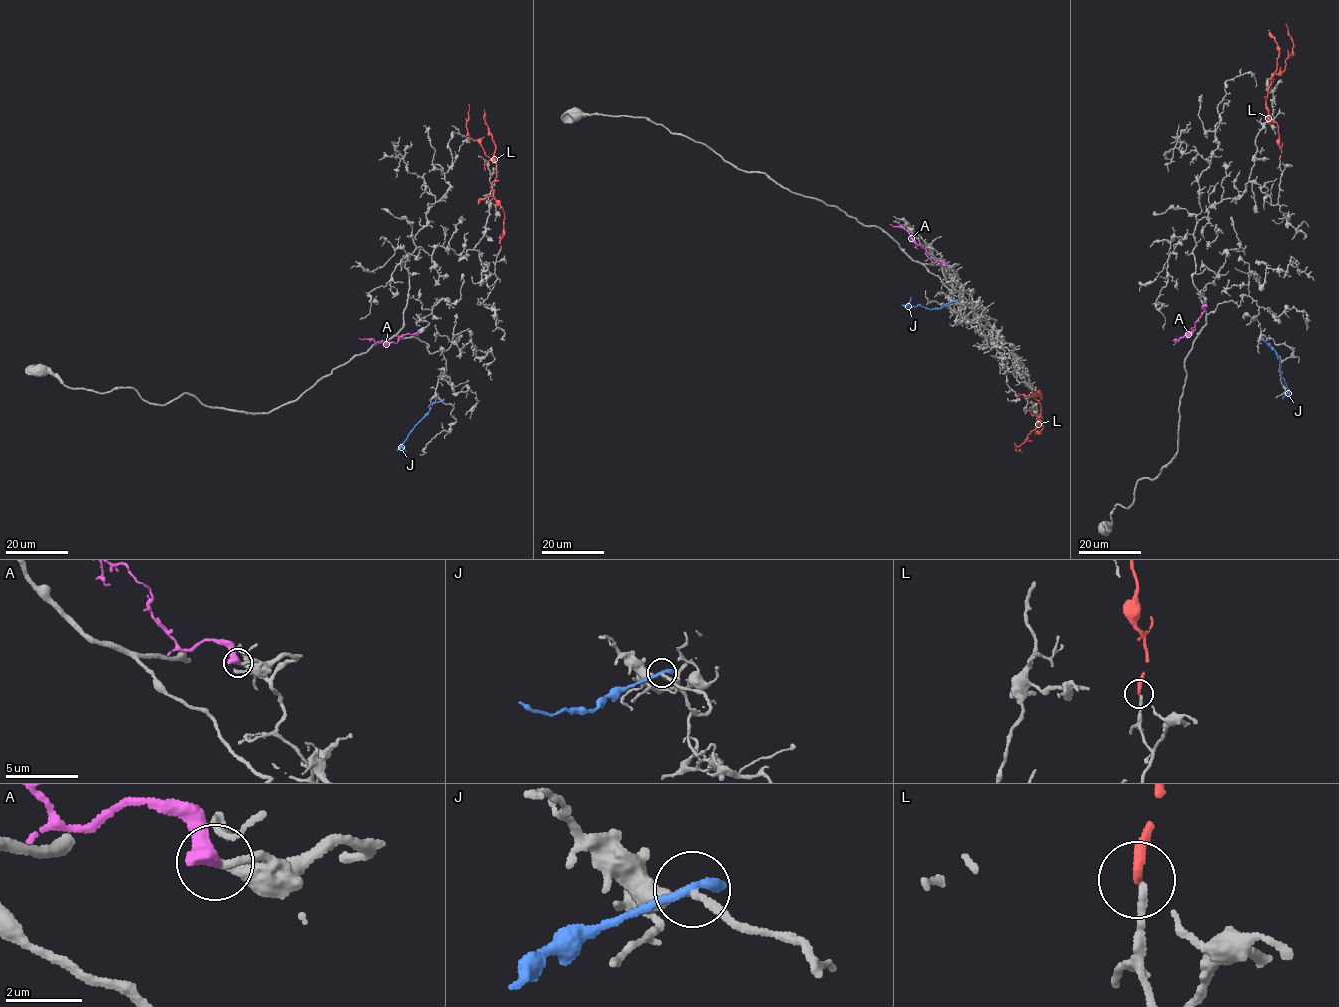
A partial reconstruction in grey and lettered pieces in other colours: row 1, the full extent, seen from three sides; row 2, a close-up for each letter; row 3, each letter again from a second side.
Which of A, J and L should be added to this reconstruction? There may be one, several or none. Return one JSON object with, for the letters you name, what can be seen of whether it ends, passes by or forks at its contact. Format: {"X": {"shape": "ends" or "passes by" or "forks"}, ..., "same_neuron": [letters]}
{"A": {"shape": "ends"}, "same_neuron": ["A"]}

